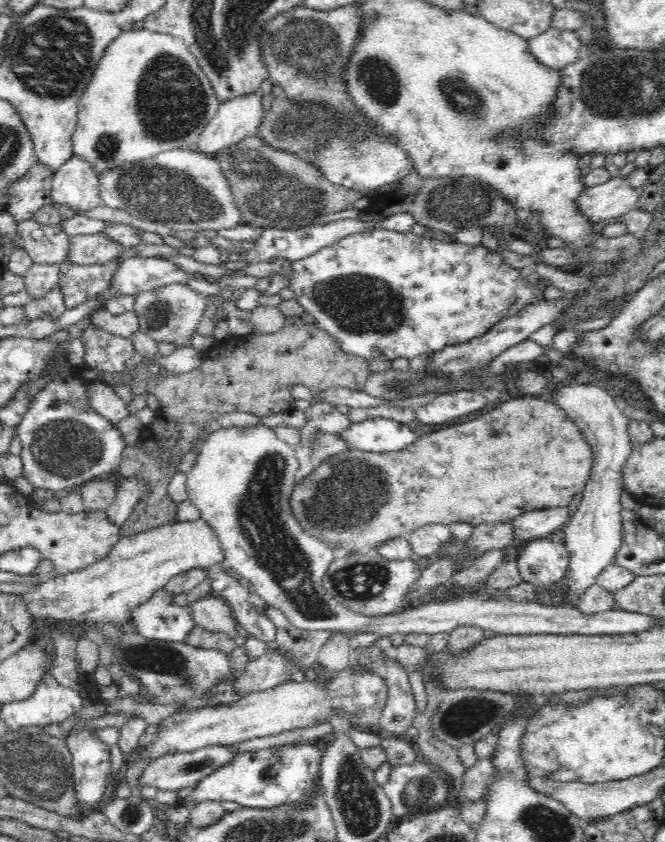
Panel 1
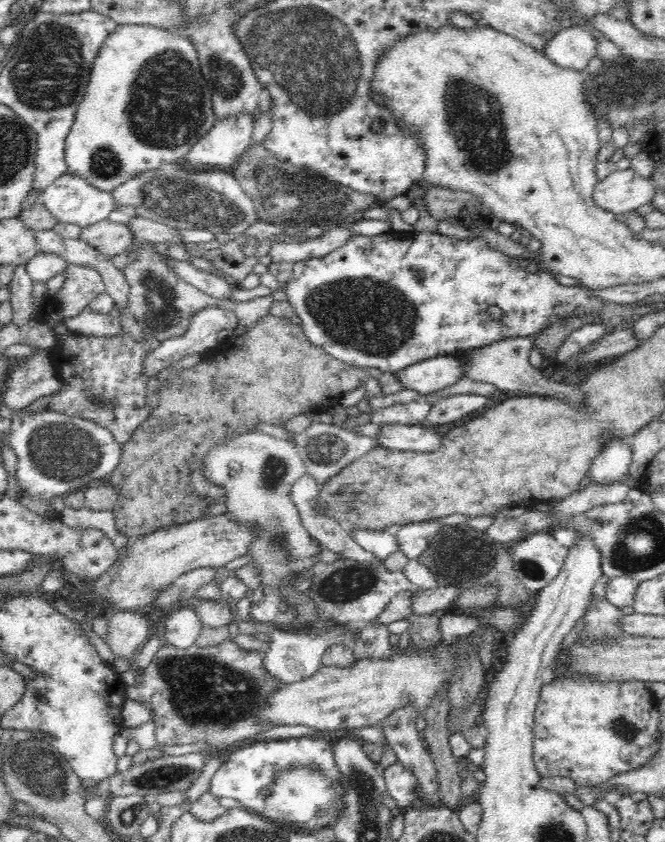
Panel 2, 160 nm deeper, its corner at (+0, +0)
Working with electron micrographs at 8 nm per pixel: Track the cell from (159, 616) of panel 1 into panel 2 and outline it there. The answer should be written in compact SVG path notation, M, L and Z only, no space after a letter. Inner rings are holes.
M182 607L164 616L166 632L165 644L176 648L190 648L200 636L203 624L195 609Z

